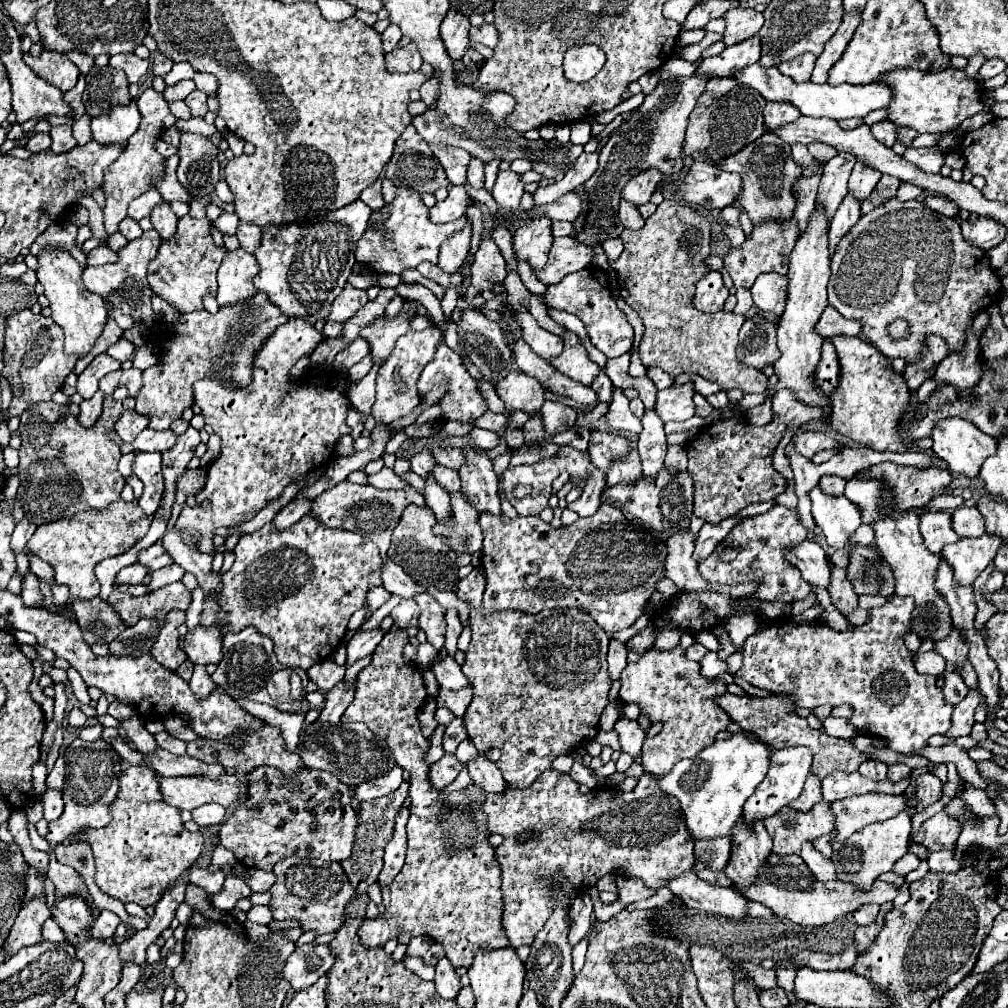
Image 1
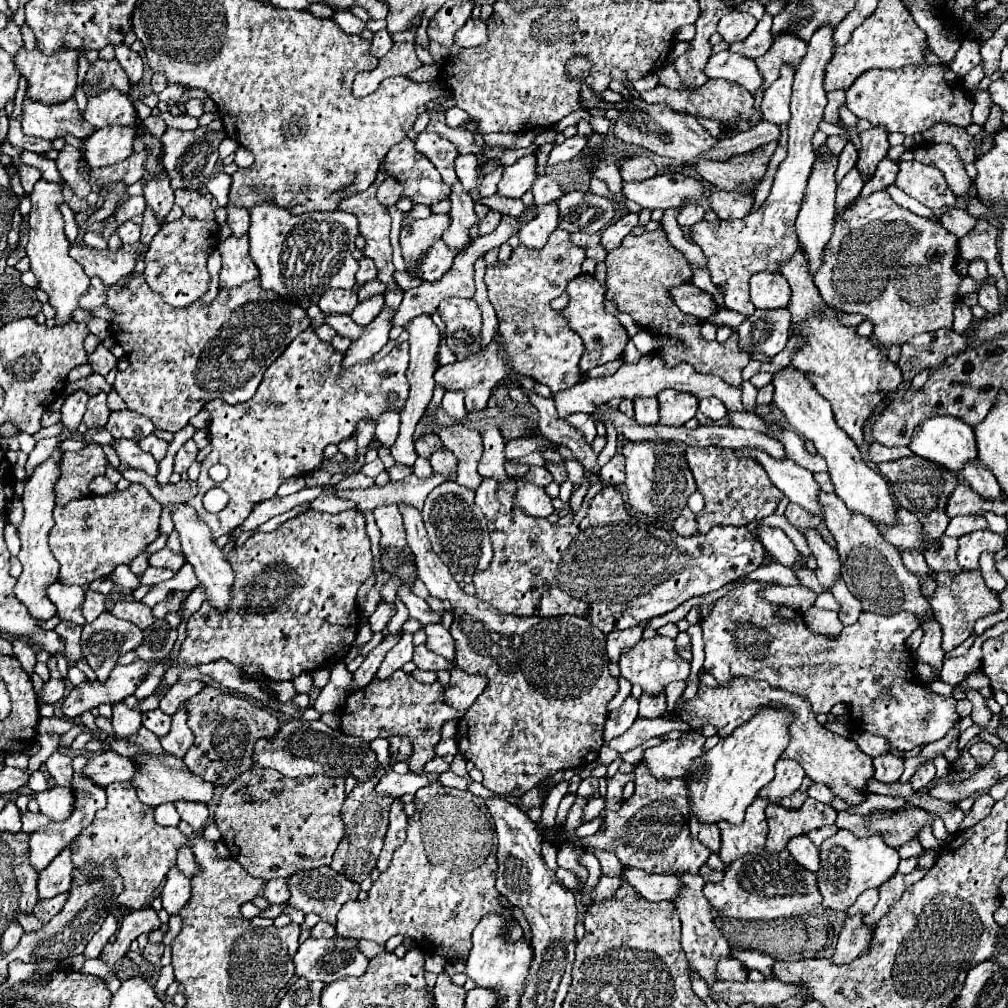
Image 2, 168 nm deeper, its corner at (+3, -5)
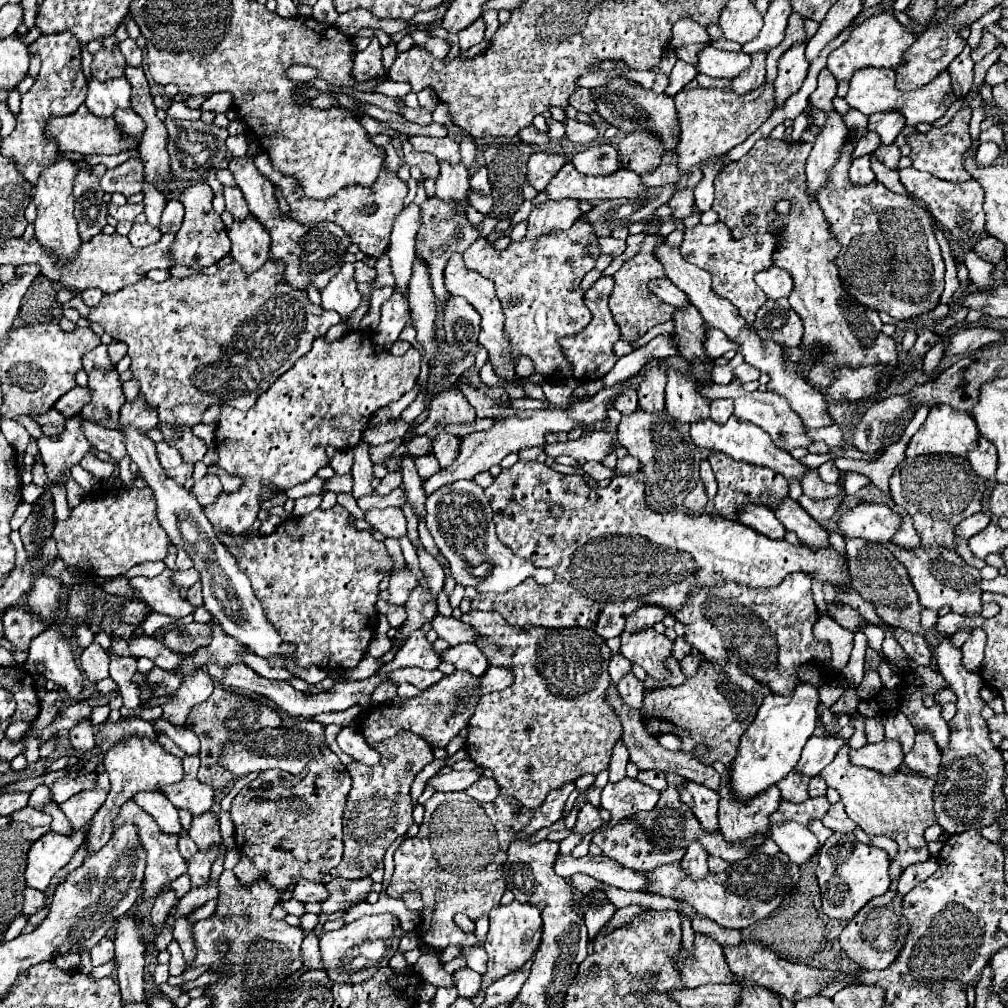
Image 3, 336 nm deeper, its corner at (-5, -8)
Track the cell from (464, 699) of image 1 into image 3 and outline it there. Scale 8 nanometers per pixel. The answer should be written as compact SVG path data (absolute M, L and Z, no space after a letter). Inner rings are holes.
M488 667L488 671L482 677L478 677L478 681L480 681L480 685L478 685L480 695L486 695L486 693L502 691L508 685L512 685L514 675L506 667Z

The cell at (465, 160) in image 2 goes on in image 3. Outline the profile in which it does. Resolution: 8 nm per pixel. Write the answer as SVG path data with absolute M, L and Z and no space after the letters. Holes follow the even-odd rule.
M464 139L460 143L460 153L462 153L462 163L470 169L474 165L474 159L476 159L476 145L474 145L474 141Z

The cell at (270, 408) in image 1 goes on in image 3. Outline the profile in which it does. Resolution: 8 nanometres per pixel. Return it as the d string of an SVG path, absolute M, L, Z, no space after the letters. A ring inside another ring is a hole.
M350 331L338 341L324 341L314 339L312 348L302 356L290 371L278 377L278 381L258 397L256 405L242 413L232 407L222 407L222 417L216 429L216 451L220 455L218 467L224 469L228 475L234 475L242 481L240 489L234 493L222 491L218 499L204 507L204 513L212 521L212 525L220 533L234 533L240 535L252 527L256 521L258 509L262 505L262 495L266 493L280 493L288 491L304 481L308 481L316 471L324 465L328 465L326 449L334 447L338 451L352 449L360 443L362 433L368 427L370 417L384 405L400 399L404 393L412 391L416 387L420 373L420 351L416 347L410 347L402 357L392 357L390 353L378 353L372 355L372 343L368 335L362 335L360 331Z

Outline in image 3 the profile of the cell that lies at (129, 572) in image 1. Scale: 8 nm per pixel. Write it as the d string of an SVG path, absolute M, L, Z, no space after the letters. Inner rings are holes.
M188 569L188 571L174 571L170 579L172 579L172 585L182 587L182 589L188 589L196 581L200 581L200 575L198 575L196 569Z

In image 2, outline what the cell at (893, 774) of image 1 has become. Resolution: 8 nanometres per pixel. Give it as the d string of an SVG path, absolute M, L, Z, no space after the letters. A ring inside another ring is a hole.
M882 754L882 756L876 756L874 758L874 768L876 768L874 778L878 782L892 784L892 782L900 780L902 770L904 770L904 762L900 758L892 756L892 754Z

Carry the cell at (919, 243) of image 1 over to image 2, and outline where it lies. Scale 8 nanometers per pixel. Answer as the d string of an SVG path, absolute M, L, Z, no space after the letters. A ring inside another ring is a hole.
M880 190L870 196L858 196L844 212L836 214L834 232L824 248L822 266L814 274L814 284L834 310L860 312L866 320L874 322L874 338L884 348L890 348L892 344L904 344L918 332L952 328L952 310L956 302L954 294L962 280L954 272L956 254L956 236L942 226L902 208L886 190Z

